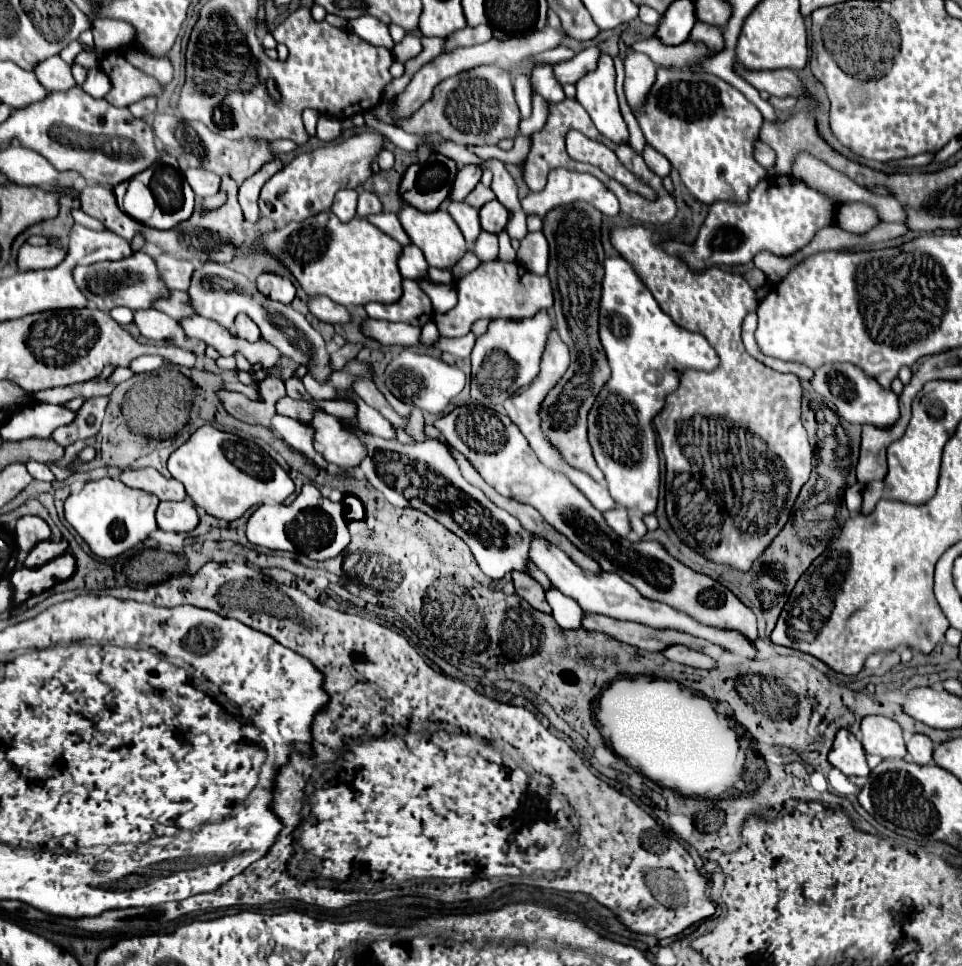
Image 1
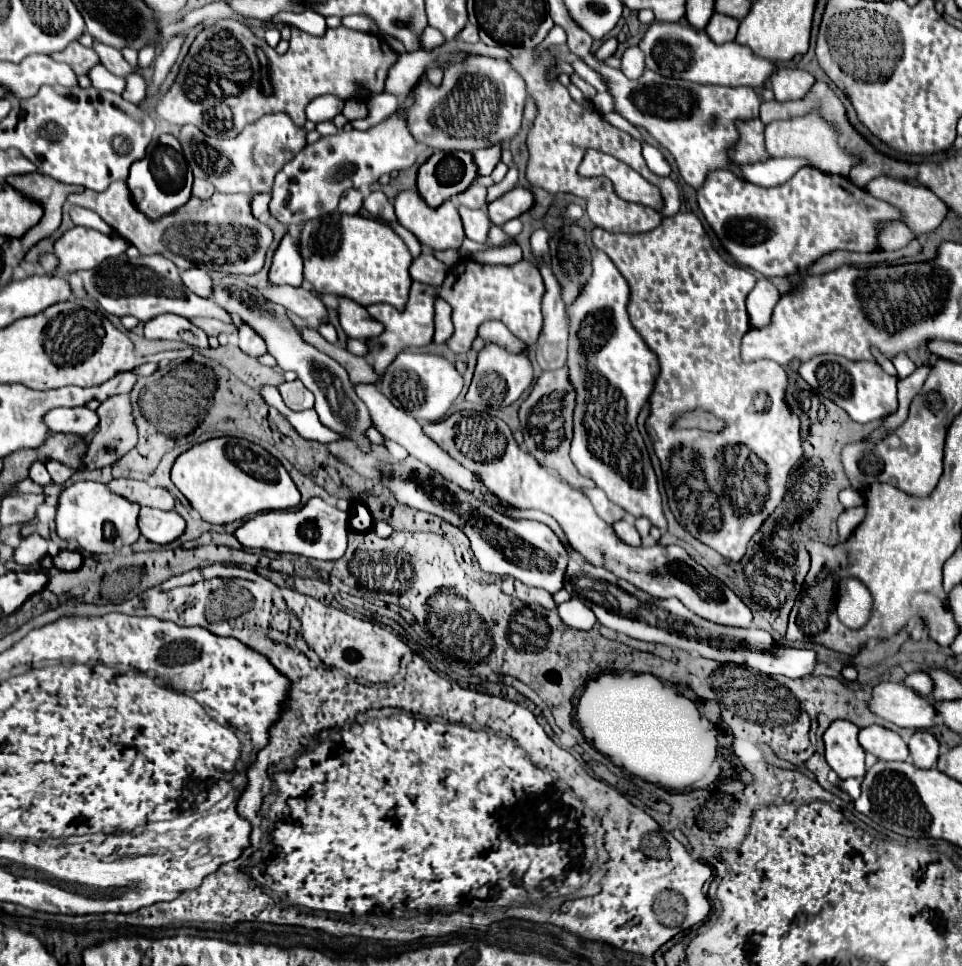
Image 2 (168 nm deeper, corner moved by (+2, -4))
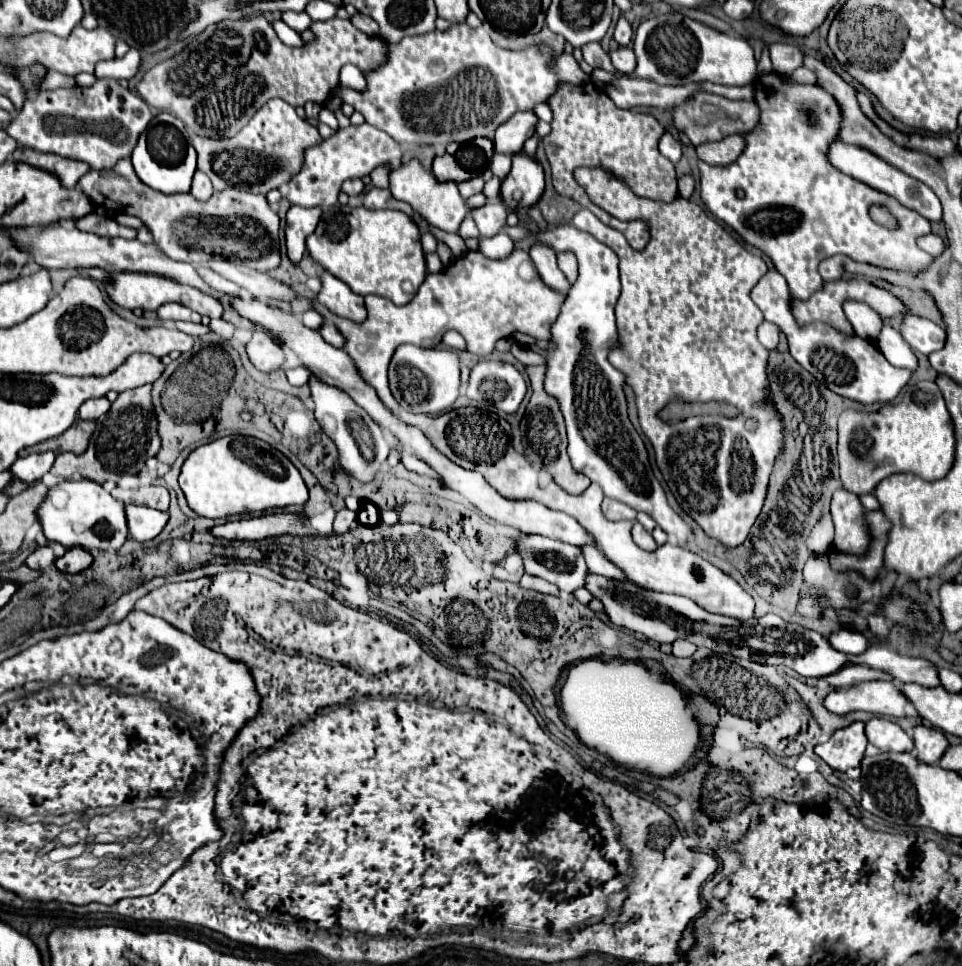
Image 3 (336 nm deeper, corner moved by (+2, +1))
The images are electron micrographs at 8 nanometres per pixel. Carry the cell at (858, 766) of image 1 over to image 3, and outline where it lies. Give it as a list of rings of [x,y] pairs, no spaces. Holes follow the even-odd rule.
[[[853,722],[851,726],[837,730],[829,738],[829,742],[819,744],[815,748],[815,754],[821,760],[825,760],[833,770],[847,772],[849,768],[857,768],[861,764],[865,746],[867,746],[865,724]]]

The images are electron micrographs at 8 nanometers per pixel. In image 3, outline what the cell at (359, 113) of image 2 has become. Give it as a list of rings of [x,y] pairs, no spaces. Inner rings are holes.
[[[467,22],[451,24],[449,30],[433,30],[421,36],[405,36],[397,44],[387,42],[387,60],[377,70],[365,72],[367,88],[363,92],[341,86],[341,100],[351,104],[365,116],[365,122],[387,132],[399,144],[451,144],[465,142],[469,138],[487,136],[493,138],[497,126],[507,122],[519,110],[531,110],[533,106],[547,102],[559,88],[559,84],[581,86],[589,82],[589,76],[579,68],[575,58],[567,52],[553,54],[549,46],[527,46],[523,50],[505,50],[493,44],[485,28],[471,28]]]

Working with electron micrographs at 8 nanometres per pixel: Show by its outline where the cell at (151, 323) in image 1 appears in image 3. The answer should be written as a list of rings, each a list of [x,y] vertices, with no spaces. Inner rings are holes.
[[[169,302],[169,304],[163,304],[159,310],[157,310],[159,318],[161,320],[191,320],[191,322],[201,322],[201,316],[197,312],[193,312],[191,308],[187,306],[181,306],[177,302]]]

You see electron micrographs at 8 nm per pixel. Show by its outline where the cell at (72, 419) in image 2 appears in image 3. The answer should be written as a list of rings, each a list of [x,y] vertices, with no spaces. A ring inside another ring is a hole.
[[[91,398],[87,400],[81,410],[79,410],[79,418],[83,420],[97,420],[99,416],[103,416],[107,410],[111,408],[111,402],[107,398]]]

